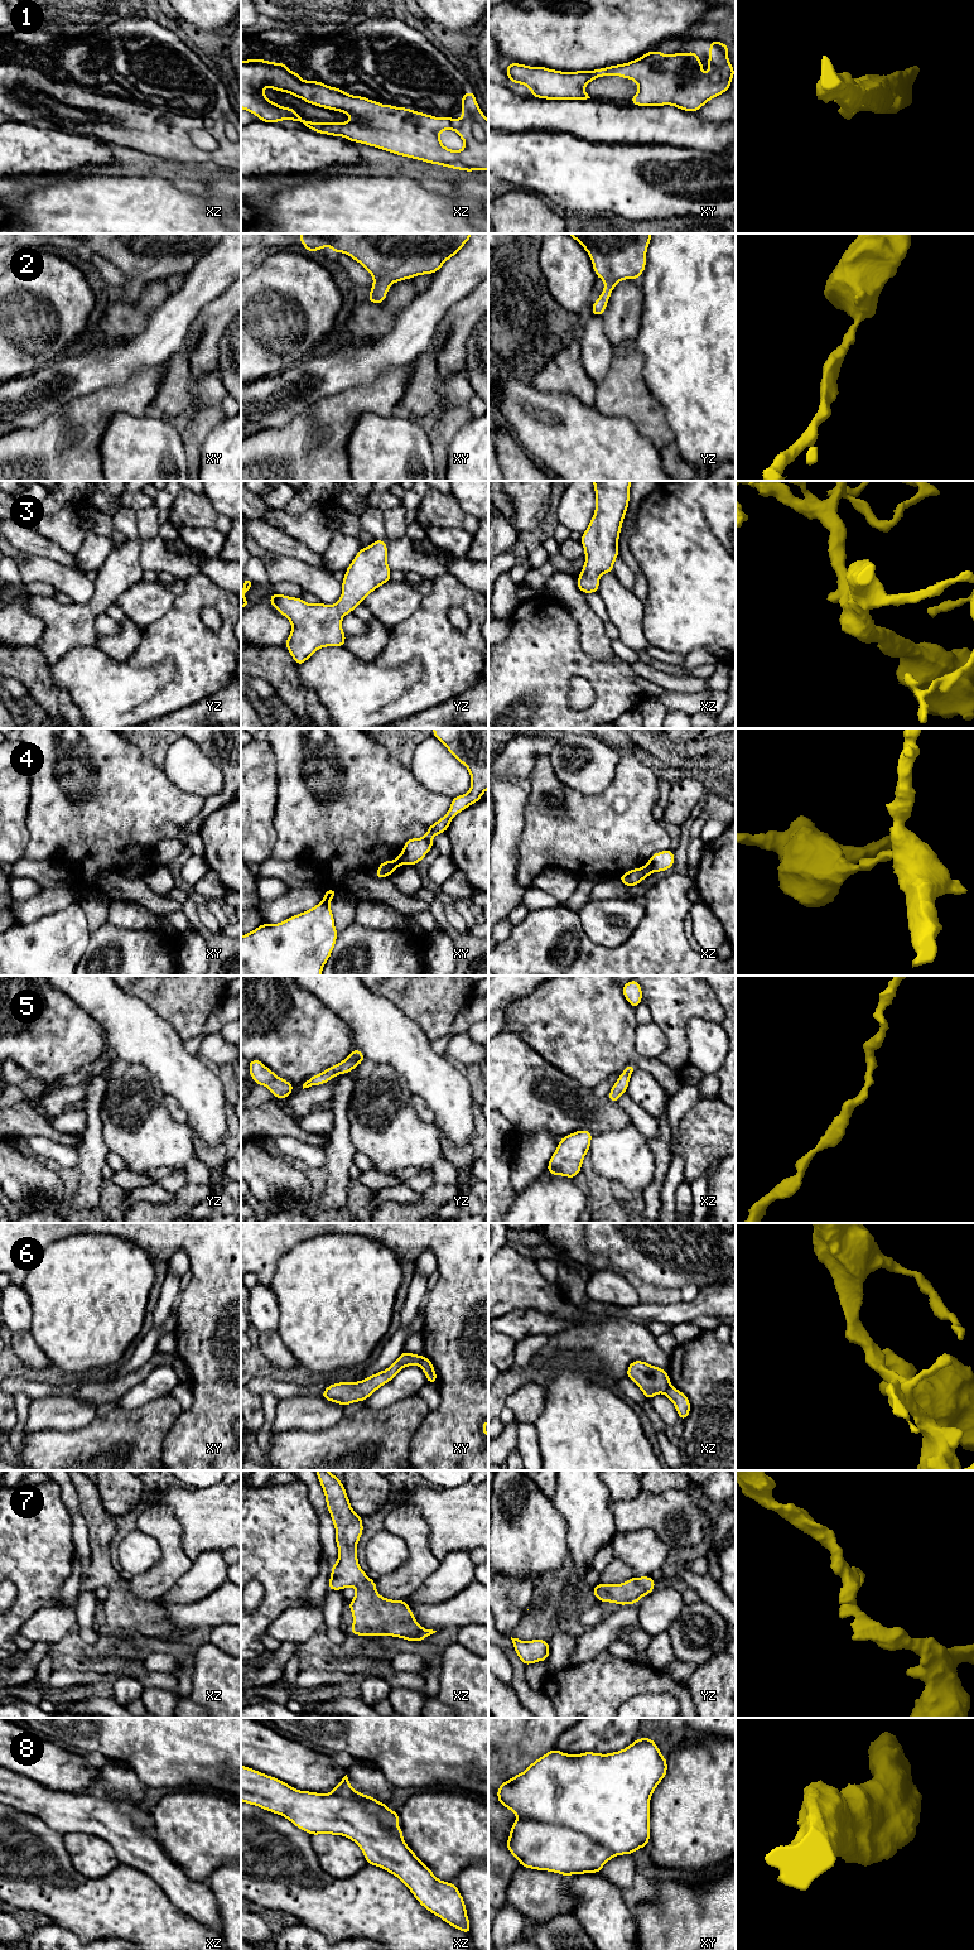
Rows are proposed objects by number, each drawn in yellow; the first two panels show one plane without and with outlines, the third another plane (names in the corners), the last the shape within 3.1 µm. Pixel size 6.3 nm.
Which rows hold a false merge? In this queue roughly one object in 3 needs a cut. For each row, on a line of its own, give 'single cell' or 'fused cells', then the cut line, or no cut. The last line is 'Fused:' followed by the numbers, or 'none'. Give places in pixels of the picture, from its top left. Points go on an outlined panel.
1: single cell; cut none
2: single cell; cut none
3: single cell; cut none
4: fused cells; cut xy (400, 853), (404, 862)
5: single cell; cut none
6: fused cells; cut xy (424, 1357), (418, 1364)
7: single cell; cut none
8: single cell; cut none
Fused: 4, 6

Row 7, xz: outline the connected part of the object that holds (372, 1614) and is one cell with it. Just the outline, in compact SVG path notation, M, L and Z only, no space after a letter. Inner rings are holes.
M315 1473L336 1528L339 1552L332 1565L328 1590L356 1588L355 1598L347 1604L353 1617L349 1632L362 1637L386 1634L413 1642L421 1642L435 1633L415 1621L406 1600L386 1599L377 1593L376 1580L367 1576L357 1559L357 1544L363 1533L362 1517L352 1510L343 1483L333 1473Z

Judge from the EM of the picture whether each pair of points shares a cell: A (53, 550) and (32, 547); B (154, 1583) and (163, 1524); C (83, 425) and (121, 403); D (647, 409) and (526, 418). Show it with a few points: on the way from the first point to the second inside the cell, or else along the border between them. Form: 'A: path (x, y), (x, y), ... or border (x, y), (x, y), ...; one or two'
A: path (48, 549), (37, 547); one
B: path (169, 1568), (169, 1539); one
C: path (92, 417), (106, 403), (112, 403); one
D: border (593, 407), (607, 415), (621, 415), (630, 422); two

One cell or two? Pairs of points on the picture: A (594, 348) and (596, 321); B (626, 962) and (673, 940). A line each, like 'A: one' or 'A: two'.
A: one
B: one

